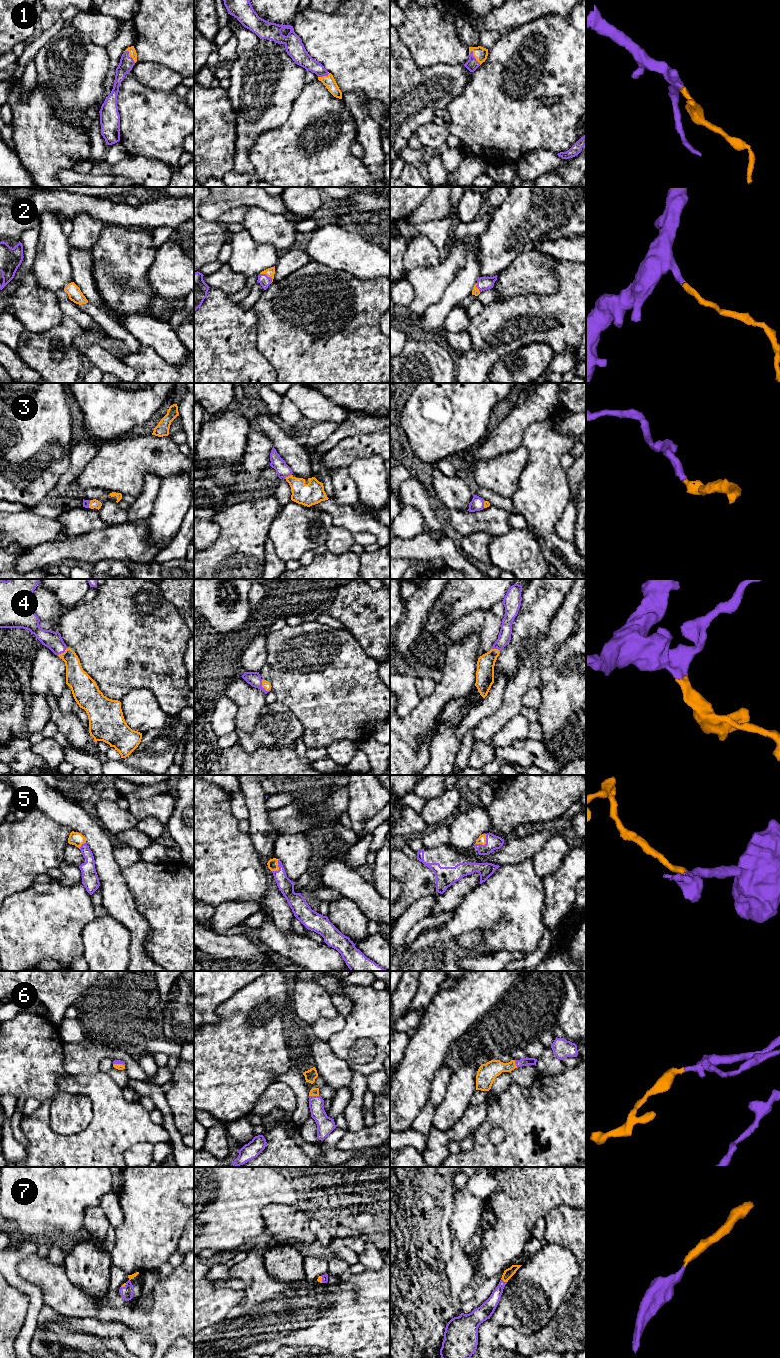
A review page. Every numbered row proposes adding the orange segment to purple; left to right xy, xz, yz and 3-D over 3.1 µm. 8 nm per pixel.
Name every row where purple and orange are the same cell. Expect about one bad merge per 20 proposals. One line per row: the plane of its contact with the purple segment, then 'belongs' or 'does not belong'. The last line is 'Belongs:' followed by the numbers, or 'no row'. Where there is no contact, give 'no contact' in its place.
1: yz | belongs
2: xz | belongs
3: xz | belongs
4: xz | belongs
5: yz | belongs
6: xz | belongs
7: yz | belongs
Belongs: 1, 2, 3, 4, 5, 6, 7

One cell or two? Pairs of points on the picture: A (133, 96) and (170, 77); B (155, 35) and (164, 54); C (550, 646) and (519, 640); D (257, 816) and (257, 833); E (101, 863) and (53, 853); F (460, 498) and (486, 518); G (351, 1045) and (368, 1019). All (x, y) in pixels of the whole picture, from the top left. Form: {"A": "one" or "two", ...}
{"A": "two", "B": "one", "C": "two", "D": "one", "E": "two", "F": "two", "G": "one"}

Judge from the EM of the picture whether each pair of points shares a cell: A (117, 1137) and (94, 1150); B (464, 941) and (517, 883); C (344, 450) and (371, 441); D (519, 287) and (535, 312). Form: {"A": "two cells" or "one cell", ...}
{"A": "one cell", "B": "two cells", "C": "one cell", "D": "two cells"}

